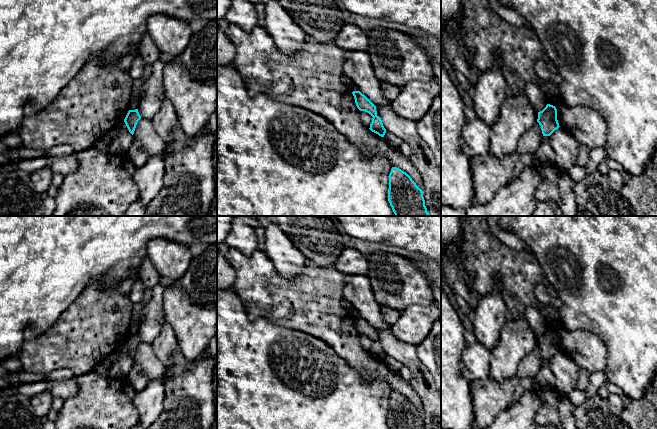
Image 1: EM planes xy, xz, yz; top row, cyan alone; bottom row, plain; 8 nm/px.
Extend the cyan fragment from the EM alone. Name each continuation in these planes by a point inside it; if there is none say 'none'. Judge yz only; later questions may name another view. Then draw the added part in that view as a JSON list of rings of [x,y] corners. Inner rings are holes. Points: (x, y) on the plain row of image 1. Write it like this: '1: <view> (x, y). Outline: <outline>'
none

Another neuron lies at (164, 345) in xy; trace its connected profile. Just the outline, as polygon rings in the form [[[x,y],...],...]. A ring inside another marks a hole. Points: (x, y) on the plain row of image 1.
[[[165,317],[161,332],[153,341],[152,347],[163,366],[169,367],[172,364],[172,354],[178,348],[178,345],[174,330]]]

